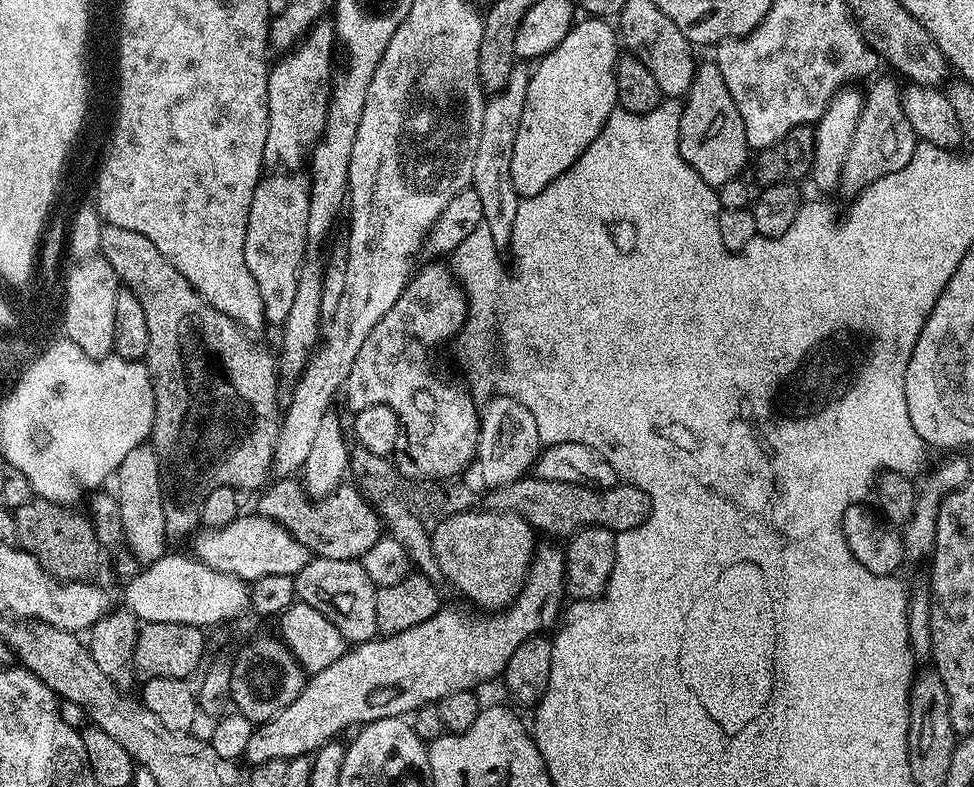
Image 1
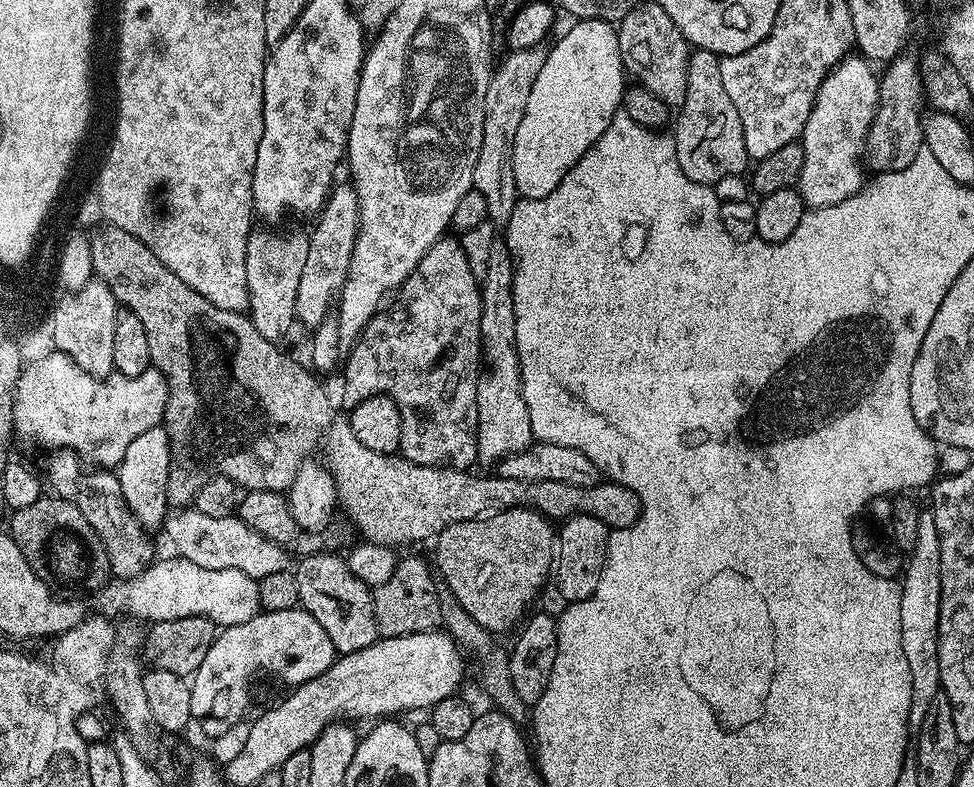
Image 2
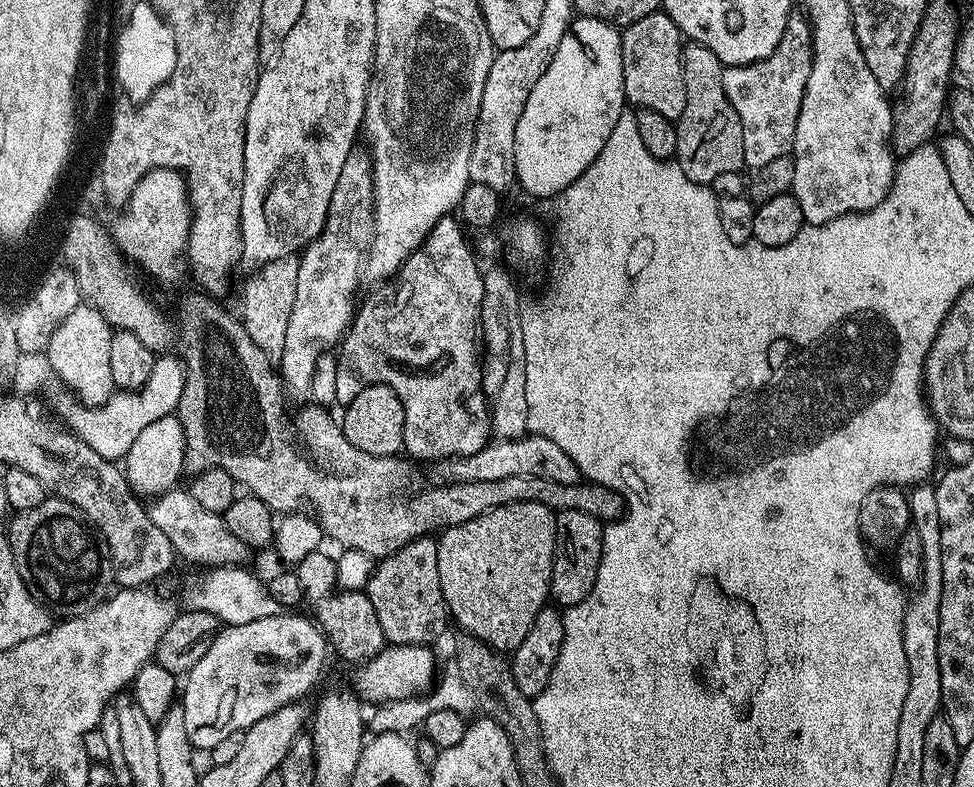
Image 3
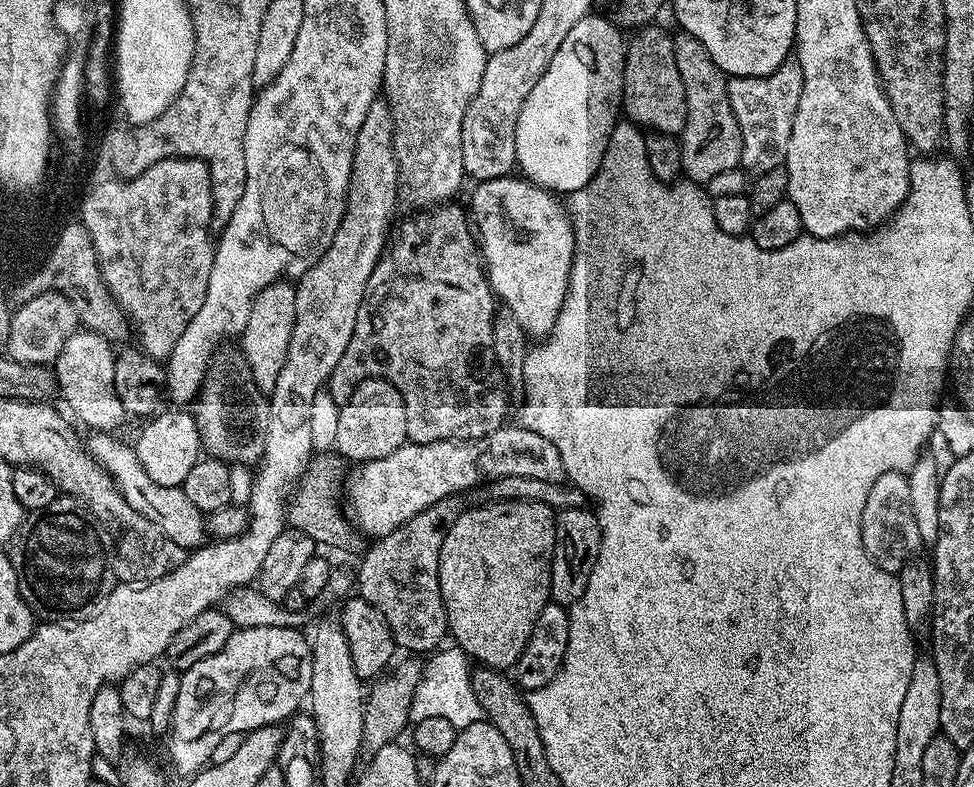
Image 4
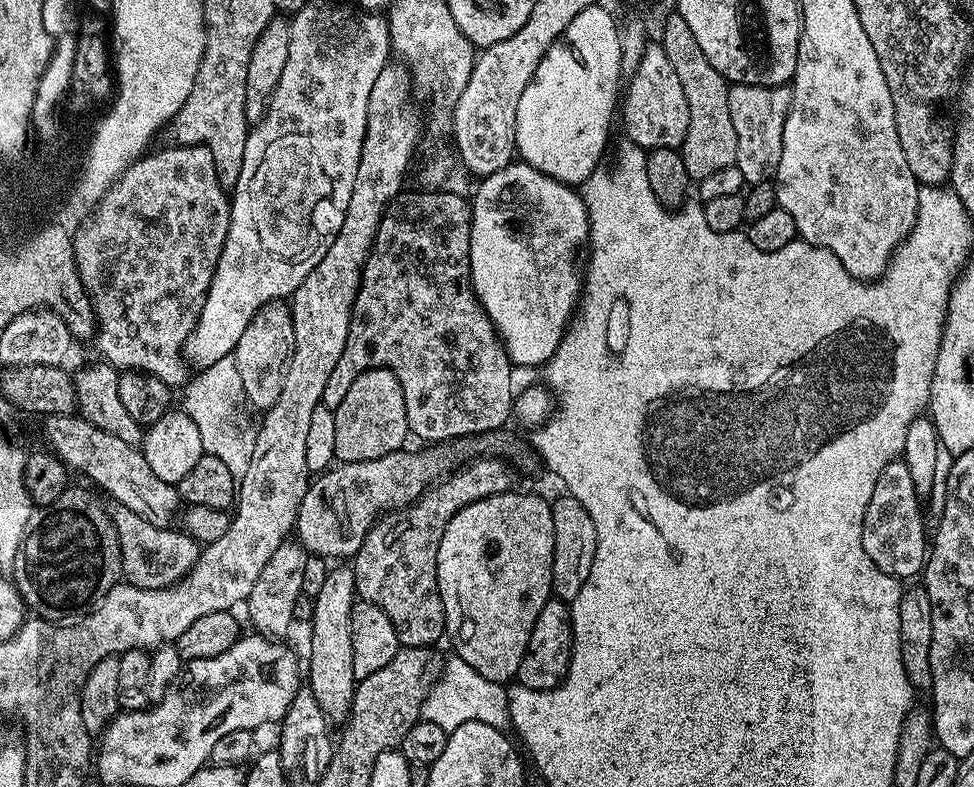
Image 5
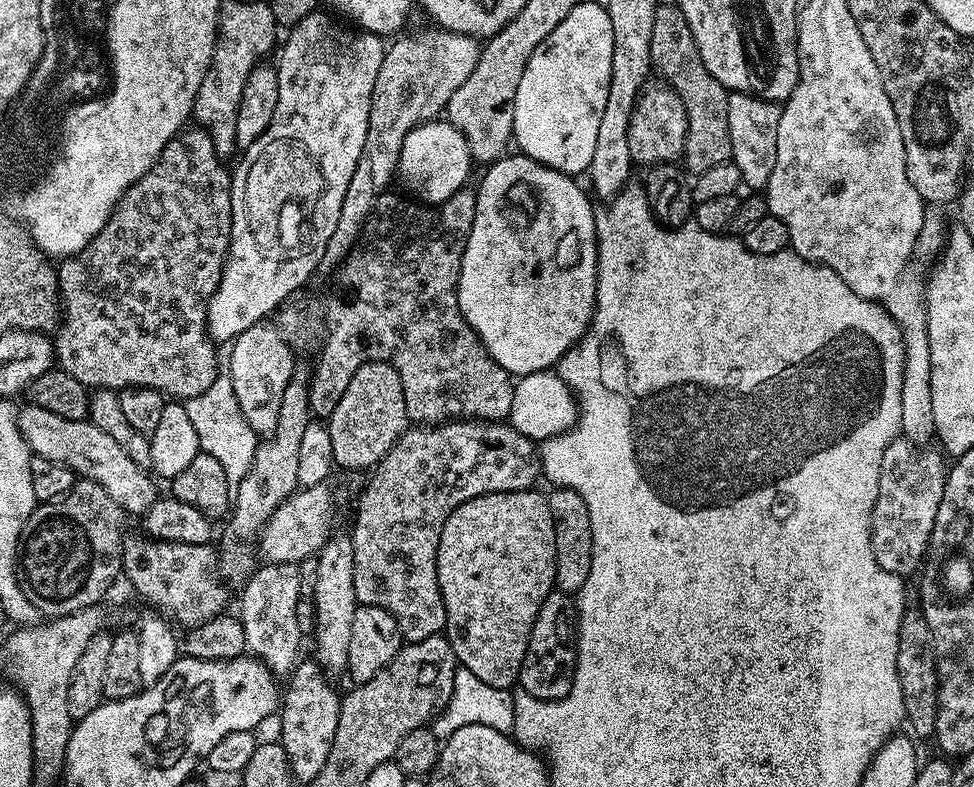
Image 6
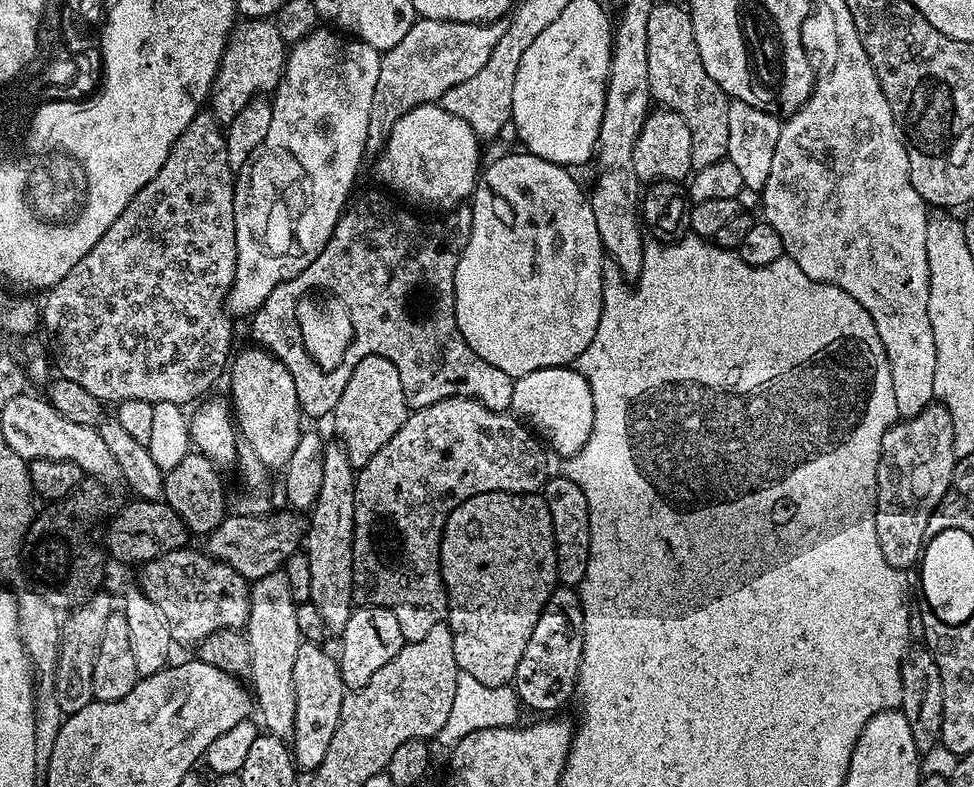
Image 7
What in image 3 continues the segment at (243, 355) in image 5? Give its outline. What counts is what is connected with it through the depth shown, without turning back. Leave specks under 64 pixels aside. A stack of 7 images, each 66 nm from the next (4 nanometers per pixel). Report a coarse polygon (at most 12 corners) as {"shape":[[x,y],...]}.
{"shape":[[296,256],[259,265],[239,315],[263,352],[286,346]]}

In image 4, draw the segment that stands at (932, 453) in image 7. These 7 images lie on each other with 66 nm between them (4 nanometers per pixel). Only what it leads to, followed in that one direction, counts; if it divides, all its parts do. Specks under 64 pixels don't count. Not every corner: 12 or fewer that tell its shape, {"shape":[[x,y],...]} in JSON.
{"shape":[[878,474],[862,506],[862,546],[898,574],[922,541],[908,477]]}

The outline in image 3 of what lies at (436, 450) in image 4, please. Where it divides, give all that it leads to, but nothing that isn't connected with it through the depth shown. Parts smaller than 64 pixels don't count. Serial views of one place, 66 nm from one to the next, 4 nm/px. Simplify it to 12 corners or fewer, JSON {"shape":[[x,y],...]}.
{"shape":[[550,438],[489,439],[453,459],[453,481],[515,476],[578,484],[582,469]]}

